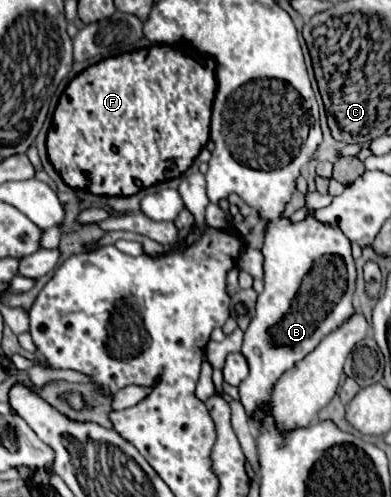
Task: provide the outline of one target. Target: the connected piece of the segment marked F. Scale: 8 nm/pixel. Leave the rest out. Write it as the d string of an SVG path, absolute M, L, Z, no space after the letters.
M151 46L101 60L77 74L53 114L53 126L47 134L47 154L67 186L97 196L131 196L135 180L153 186L181 176L209 140L211 104L215 98L213 60L195 60L177 48Z

